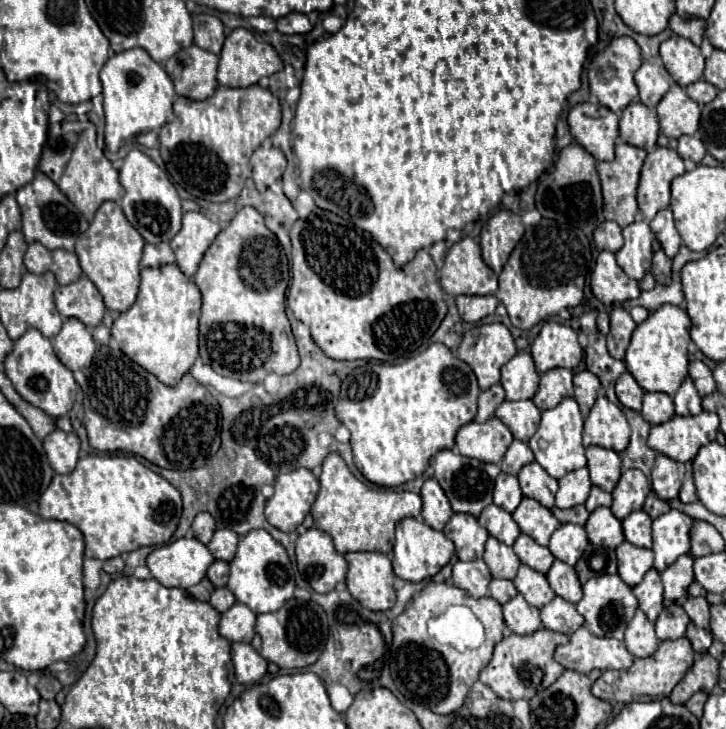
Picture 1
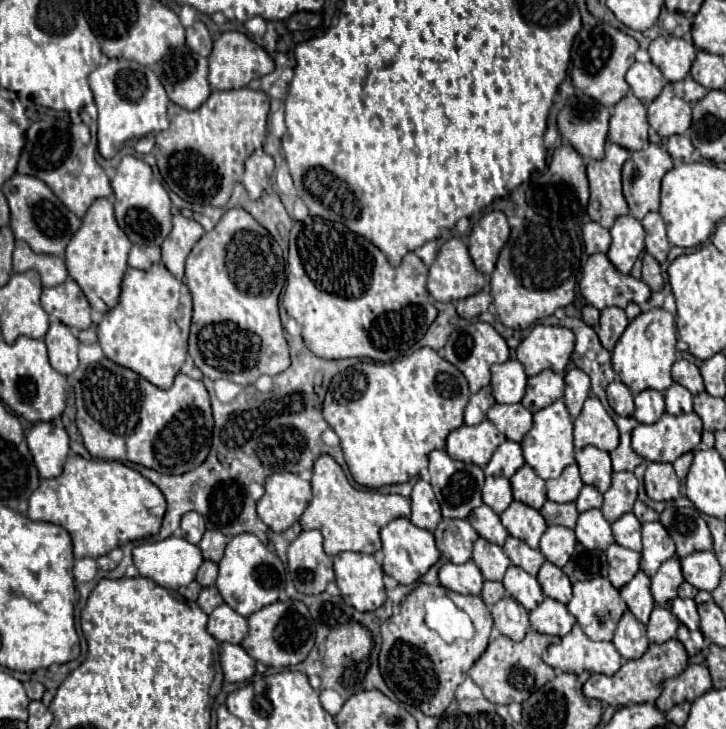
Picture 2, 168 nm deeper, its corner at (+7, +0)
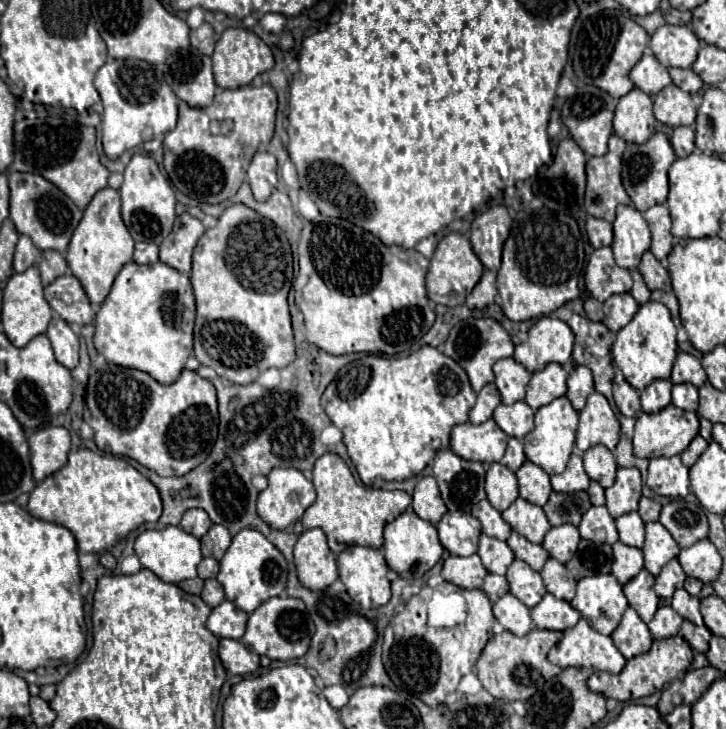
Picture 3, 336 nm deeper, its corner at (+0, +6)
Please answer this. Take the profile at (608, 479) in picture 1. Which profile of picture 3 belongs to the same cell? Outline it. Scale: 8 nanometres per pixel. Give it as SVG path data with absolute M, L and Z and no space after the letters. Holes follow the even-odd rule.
M594 445L584 451L584 469L592 481L598 481L602 487L610 487L616 479L616 459L614 453L604 445Z

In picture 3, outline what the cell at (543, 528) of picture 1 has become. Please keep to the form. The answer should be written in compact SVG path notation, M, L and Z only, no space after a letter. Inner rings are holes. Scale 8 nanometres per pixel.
M518 497L504 513L502 513L504 521L518 531L520 535L524 535L528 541L532 543L542 543L546 531L550 531L550 523L546 513L542 511L540 505L534 505L522 497Z

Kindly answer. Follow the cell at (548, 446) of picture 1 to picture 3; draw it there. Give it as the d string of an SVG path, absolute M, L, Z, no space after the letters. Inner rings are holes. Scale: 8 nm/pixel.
M558 397L552 403L540 407L536 411L536 427L524 437L524 453L526 457L540 465L546 473L556 475L564 473L566 463L574 451L574 441L576 441L576 431L578 431L578 413L568 401L568 397Z

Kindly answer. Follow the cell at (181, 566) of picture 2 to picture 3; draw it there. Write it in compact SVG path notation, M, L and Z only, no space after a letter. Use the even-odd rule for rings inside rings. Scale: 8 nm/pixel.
M166 527L160 531L144 531L142 535L138 535L138 539L134 543L134 551L136 551L142 567L154 571L166 583L180 583L186 579L194 579L196 567L202 561L200 539L196 539L194 535L186 533L180 527Z

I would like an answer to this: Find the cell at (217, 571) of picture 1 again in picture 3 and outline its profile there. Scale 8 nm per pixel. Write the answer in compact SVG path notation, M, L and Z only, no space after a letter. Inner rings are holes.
M204 557L198 565L198 577L202 577L202 579L216 577L218 571L220 571L220 563L214 557Z

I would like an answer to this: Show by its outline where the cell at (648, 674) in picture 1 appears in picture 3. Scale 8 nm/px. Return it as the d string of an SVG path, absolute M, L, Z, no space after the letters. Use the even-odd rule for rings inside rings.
M674 635L674 637L668 637L668 639L654 641L648 653L628 659L626 667L616 675L596 671L588 679L588 687L592 691L602 693L604 697L612 697L616 701L632 701L632 699L640 699L640 697L646 697L646 695L652 695L652 693L664 689L664 685L672 683L678 675L686 673L690 669L690 663L692 663L690 645L680 635Z

